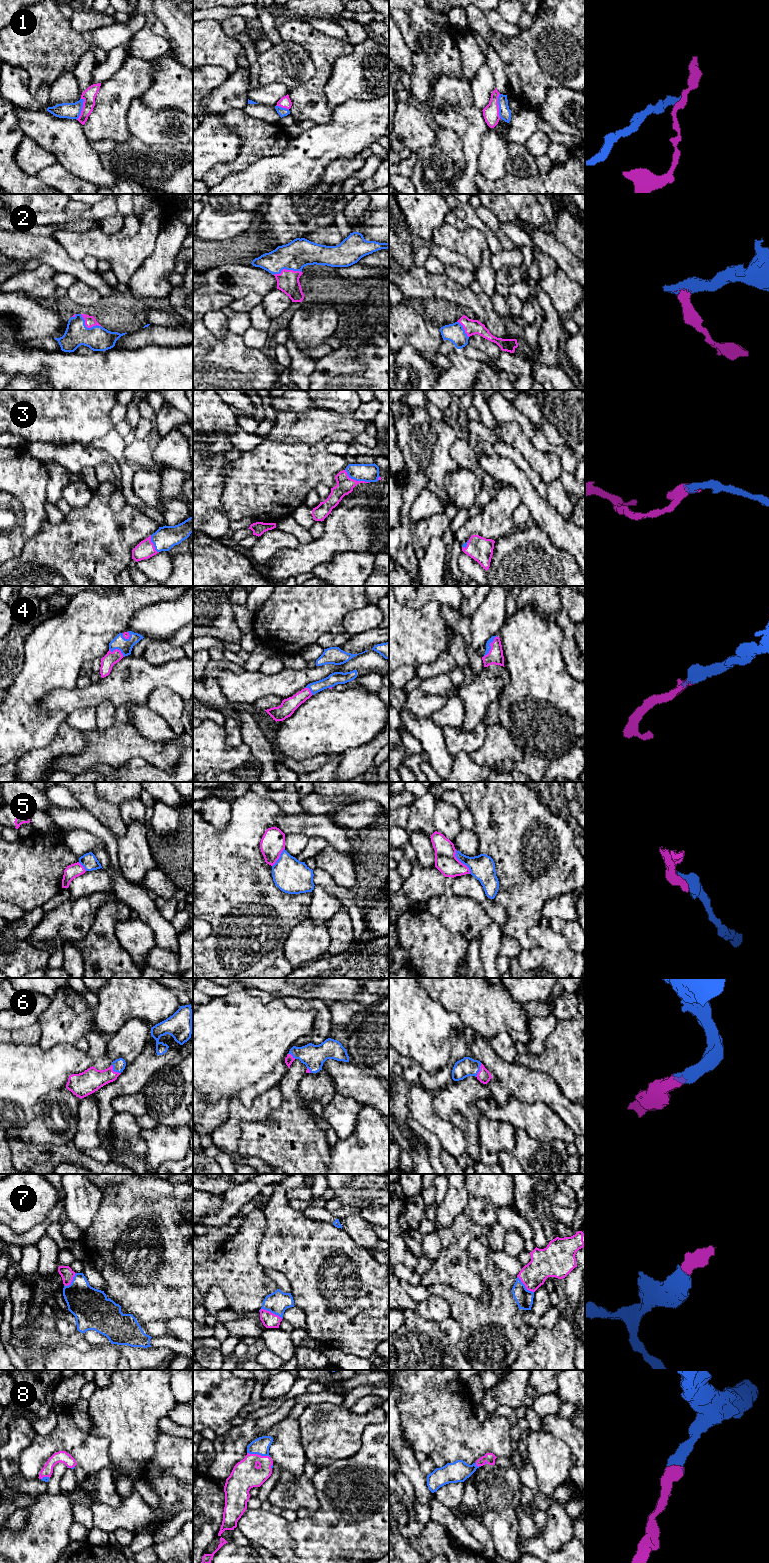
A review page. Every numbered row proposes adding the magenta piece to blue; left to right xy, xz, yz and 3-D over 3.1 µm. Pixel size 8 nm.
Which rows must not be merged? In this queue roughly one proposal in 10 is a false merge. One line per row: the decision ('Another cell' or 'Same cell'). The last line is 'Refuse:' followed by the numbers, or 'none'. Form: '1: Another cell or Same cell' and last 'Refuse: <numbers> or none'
1: Same cell
2: Same cell
3: Same cell
4: Same cell
5: Another cell
6: Same cell
7: Same cell
8: Same cell
Refuse: 5

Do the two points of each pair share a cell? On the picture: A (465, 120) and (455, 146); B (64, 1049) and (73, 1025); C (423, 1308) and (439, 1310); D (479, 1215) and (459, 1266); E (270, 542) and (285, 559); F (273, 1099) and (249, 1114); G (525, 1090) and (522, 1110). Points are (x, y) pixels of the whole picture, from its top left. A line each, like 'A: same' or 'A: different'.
A: different
B: different
C: same
D: different
E: different
F: same
G: different

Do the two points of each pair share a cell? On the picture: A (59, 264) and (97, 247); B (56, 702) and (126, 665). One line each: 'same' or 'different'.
A: different
B: same

